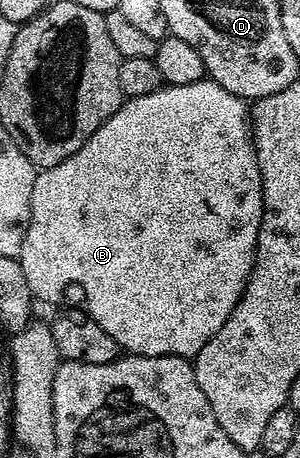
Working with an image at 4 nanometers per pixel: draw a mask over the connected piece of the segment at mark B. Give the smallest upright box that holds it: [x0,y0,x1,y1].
[20,77,262,357]

